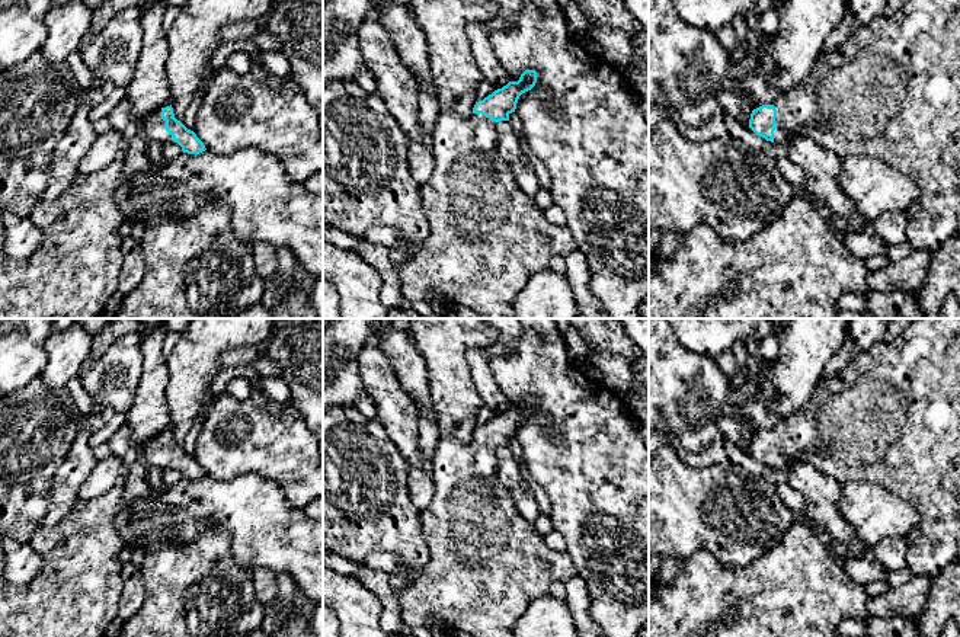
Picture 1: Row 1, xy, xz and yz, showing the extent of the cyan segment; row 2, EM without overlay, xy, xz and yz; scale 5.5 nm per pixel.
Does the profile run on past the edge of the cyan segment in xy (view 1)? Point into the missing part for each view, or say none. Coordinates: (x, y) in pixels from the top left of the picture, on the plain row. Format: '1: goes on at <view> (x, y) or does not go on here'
1: goes on at xy (152, 451)

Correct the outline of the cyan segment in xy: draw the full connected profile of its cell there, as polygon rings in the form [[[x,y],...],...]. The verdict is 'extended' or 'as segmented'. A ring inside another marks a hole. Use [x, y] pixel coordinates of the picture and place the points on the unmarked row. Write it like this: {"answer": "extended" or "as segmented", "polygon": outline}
{"answer": "extended", "polygon": [[[124,425],[112,435],[109,445],[125,468],[137,461],[144,461],[148,468],[177,468],[188,480],[199,480],[207,476],[196,460],[175,444],[172,428],[163,429],[138,445],[131,441],[129,428]]]}

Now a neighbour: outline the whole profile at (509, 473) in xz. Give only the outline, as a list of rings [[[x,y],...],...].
[[[509,446],[496,448],[496,460],[500,483],[509,490],[521,516],[534,524],[540,516],[540,509]]]

